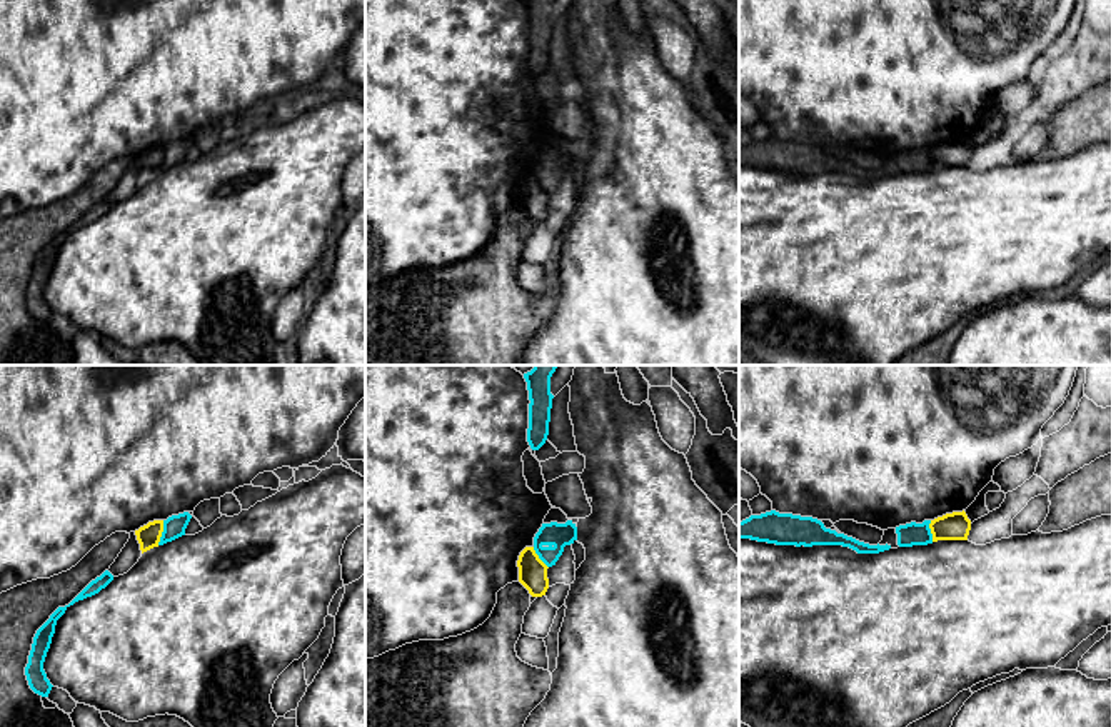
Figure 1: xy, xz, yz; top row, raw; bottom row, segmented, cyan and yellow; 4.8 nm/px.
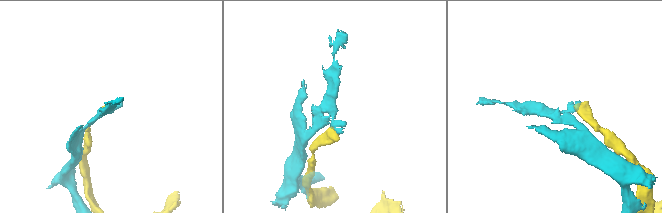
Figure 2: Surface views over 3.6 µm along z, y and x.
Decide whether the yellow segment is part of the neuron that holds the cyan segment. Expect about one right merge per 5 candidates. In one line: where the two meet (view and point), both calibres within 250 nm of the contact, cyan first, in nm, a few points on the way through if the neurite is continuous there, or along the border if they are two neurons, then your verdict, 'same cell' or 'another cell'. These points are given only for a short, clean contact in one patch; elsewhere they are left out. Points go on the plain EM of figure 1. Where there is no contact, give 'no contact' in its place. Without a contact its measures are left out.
contact xy (162, 159); calibres 110 and 110 nm; another cell

